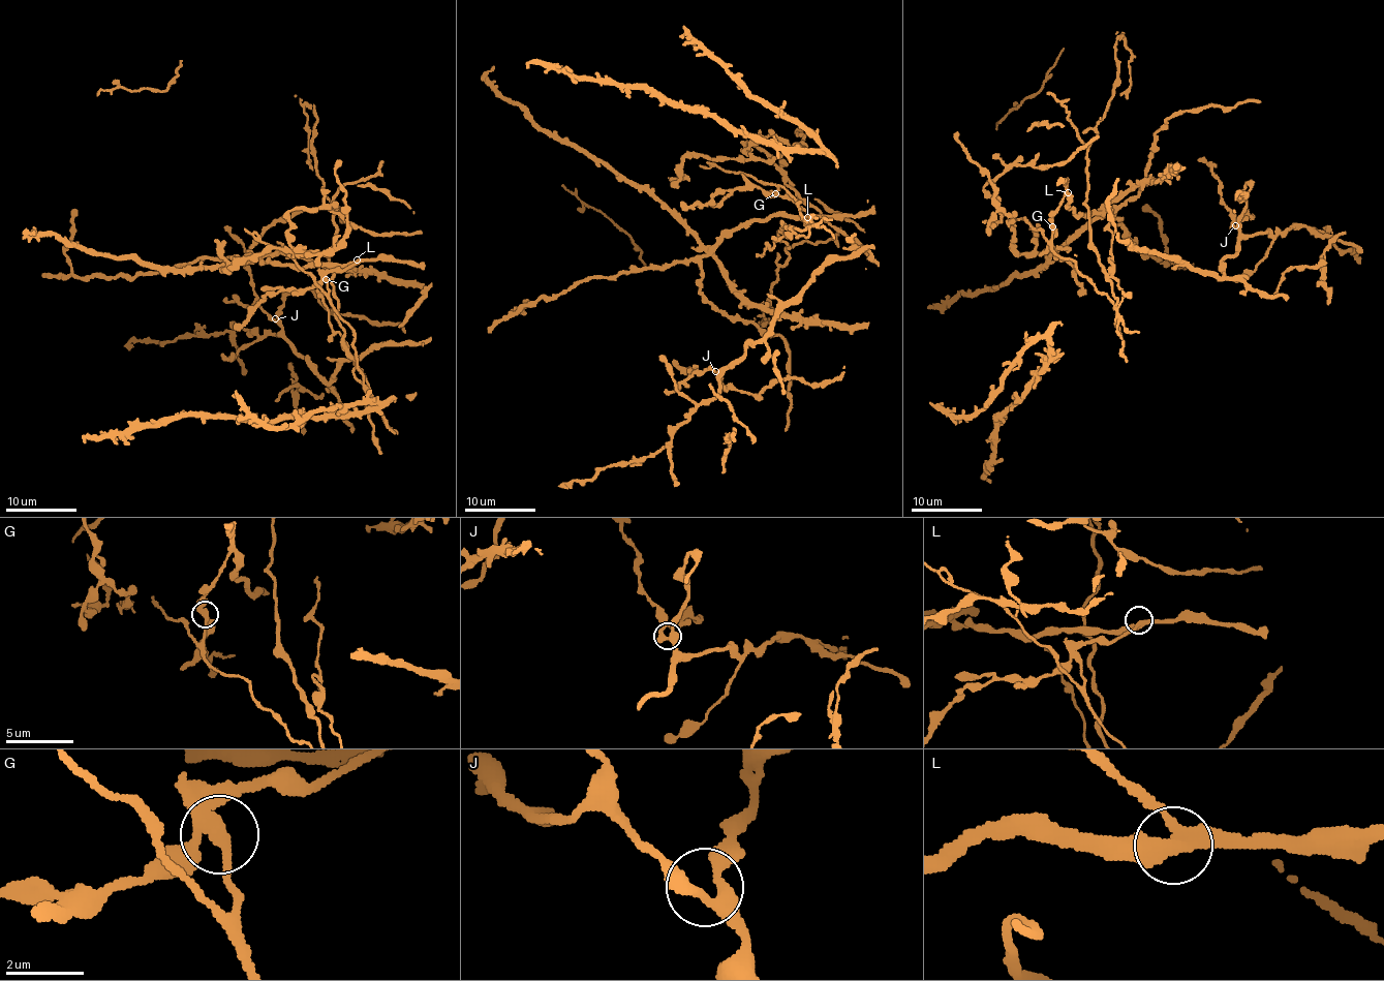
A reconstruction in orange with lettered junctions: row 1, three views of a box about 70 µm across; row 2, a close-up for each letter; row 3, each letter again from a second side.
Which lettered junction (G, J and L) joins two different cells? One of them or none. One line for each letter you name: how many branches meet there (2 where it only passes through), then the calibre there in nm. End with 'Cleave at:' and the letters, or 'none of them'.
G: 3 | 300 nm
Cleave at: G

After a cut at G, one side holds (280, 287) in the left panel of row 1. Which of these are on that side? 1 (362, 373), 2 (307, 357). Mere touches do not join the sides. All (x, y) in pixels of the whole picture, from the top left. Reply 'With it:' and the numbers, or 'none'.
With it: 2

